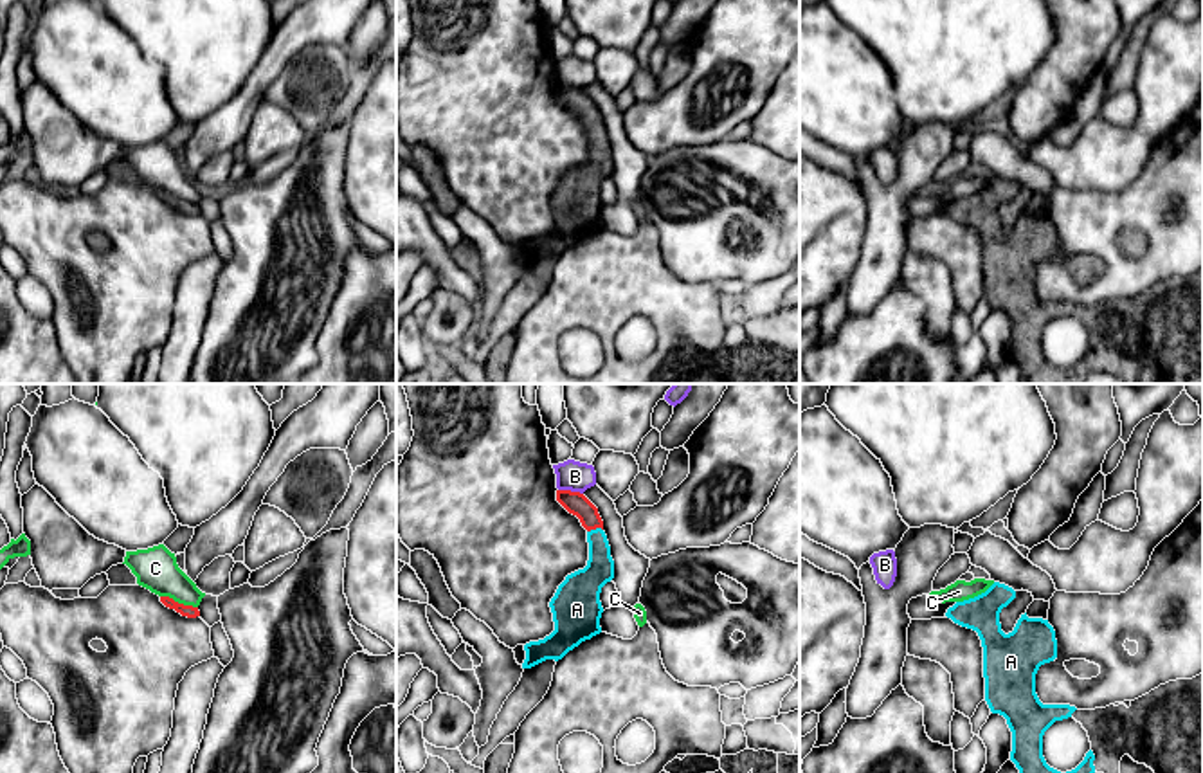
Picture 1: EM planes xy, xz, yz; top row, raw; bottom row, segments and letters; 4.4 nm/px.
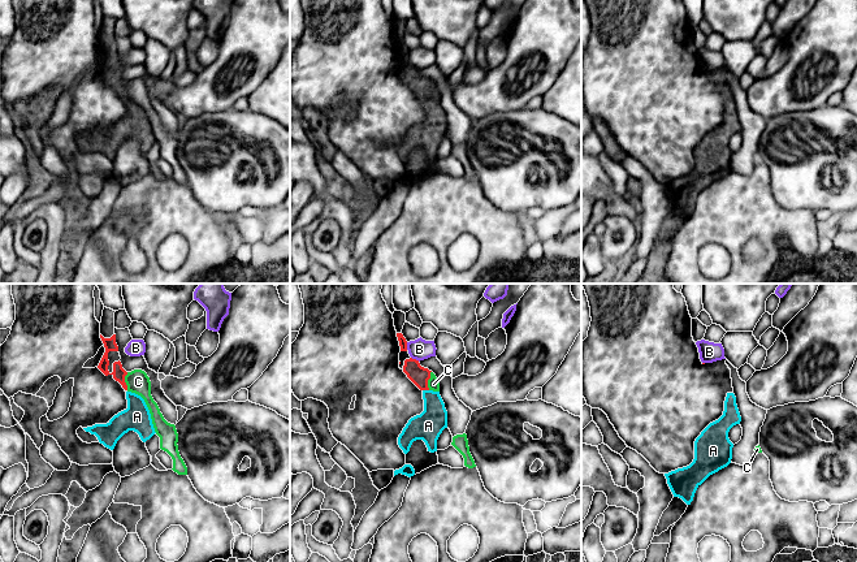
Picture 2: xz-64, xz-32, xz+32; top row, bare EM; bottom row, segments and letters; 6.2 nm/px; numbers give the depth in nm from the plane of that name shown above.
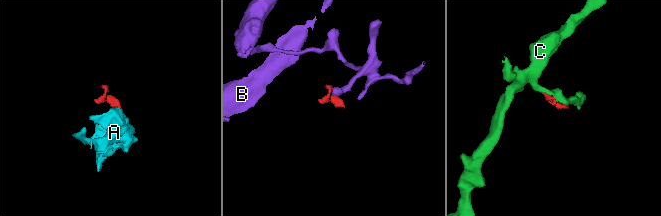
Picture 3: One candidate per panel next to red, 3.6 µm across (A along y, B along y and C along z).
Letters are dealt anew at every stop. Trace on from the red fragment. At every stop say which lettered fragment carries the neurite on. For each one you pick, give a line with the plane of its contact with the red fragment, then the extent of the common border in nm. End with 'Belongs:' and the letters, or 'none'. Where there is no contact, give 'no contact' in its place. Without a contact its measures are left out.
A: xz | 70 nm
Belongs: A

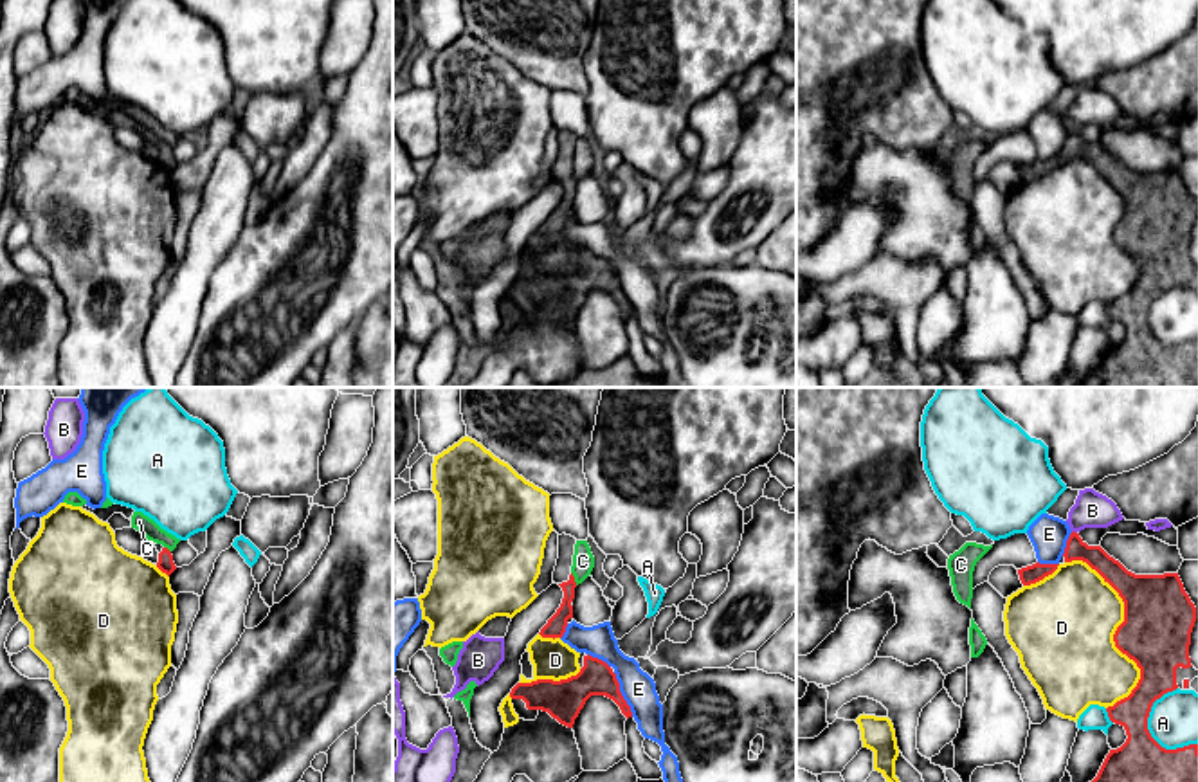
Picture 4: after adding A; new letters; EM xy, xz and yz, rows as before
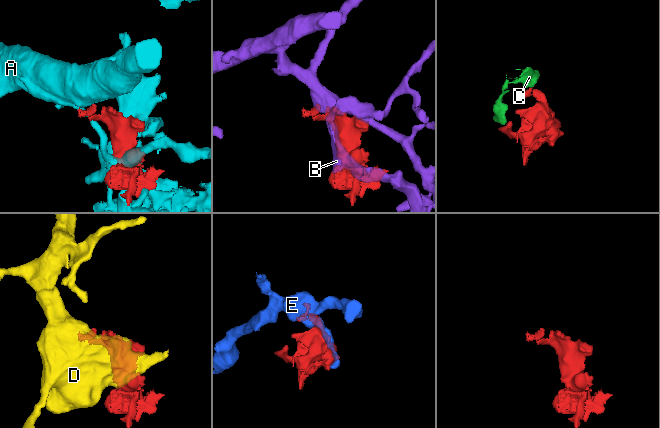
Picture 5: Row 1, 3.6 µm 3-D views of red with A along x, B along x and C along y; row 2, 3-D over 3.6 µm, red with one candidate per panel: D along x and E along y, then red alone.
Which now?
Belongs: none

